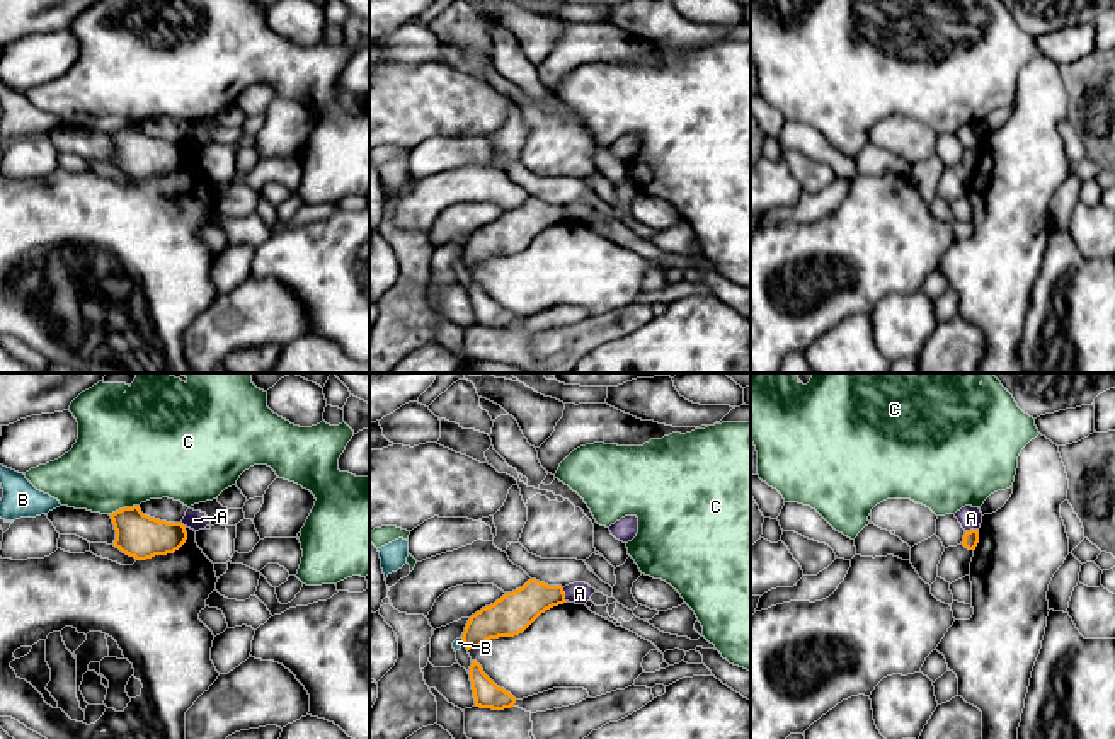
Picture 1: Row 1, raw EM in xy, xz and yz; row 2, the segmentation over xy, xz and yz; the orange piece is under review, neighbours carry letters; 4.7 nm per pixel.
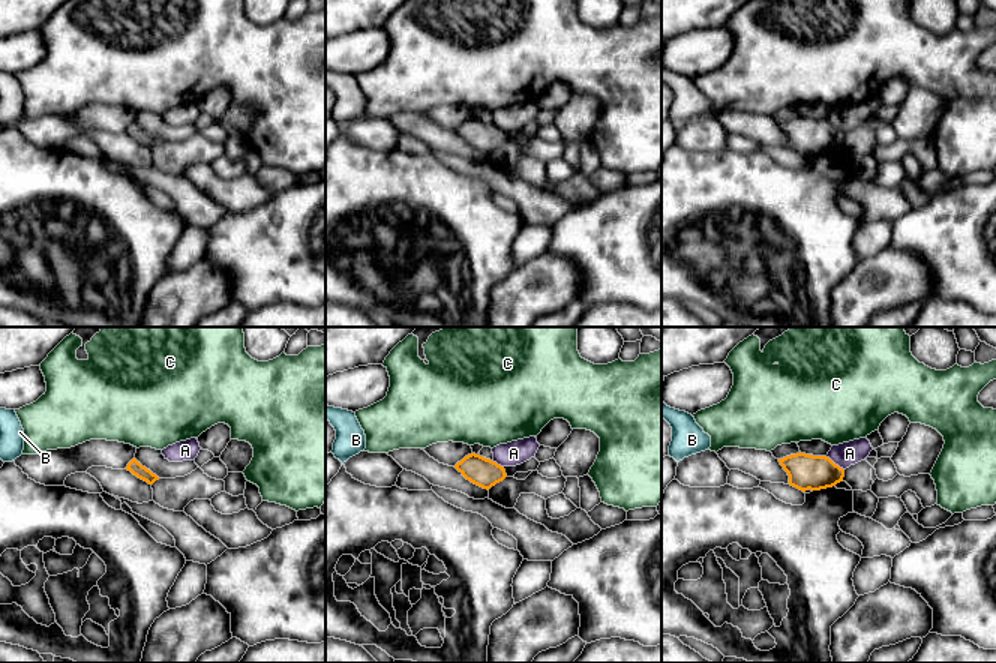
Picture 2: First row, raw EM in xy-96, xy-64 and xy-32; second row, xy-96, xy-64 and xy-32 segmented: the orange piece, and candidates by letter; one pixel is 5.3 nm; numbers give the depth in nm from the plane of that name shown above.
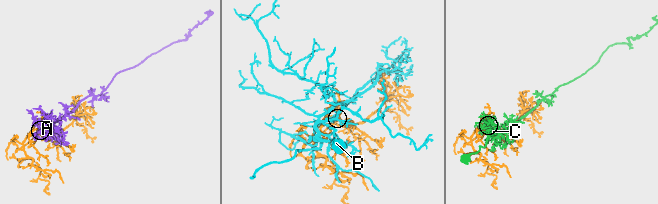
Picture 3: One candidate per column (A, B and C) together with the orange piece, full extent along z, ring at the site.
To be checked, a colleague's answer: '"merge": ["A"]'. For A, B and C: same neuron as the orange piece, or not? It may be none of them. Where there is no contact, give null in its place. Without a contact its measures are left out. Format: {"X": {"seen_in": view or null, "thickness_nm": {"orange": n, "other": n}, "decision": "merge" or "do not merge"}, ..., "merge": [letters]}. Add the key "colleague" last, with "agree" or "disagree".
{"A": {"seen_in": "xz", "thickness_nm": {"orange": 190, "other": 110}, "decision": "do not merge"}, "B": {"seen_in": "xz", "thickness_nm": {"orange": 190, "other": 50}, "decision": "do not merge"}, "C": {"seen_in": "xy", "thickness_nm": {"orange": 200, "other": 480}, "decision": "do not merge"}, "merge": [], "colleague": "disagree"}

